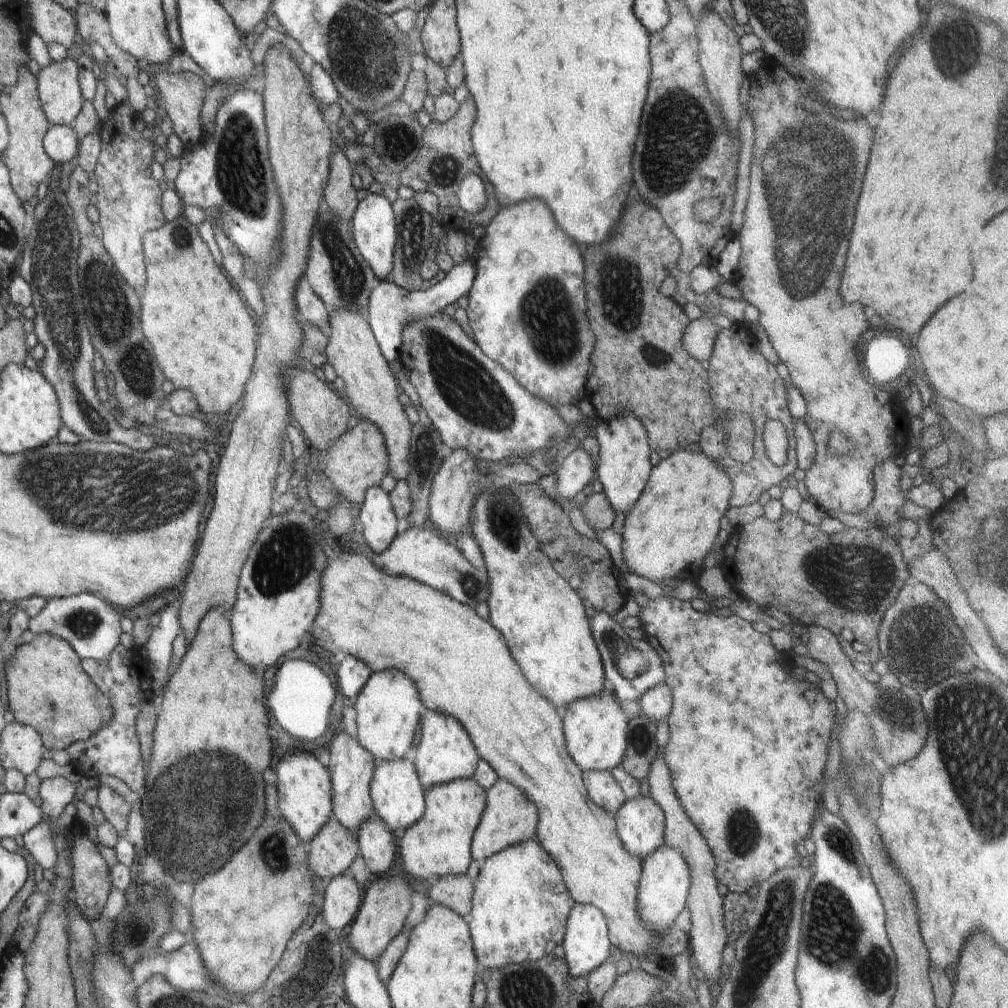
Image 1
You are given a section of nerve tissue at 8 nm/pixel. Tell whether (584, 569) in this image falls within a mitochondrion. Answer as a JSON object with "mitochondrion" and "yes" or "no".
{"mitochondrion":"yes"}

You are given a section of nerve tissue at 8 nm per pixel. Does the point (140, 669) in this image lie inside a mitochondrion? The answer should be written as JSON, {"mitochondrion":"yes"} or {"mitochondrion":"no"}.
{"mitochondrion":"no"}

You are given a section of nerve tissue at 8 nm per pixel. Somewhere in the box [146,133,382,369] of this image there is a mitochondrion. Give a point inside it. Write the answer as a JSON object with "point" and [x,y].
{"point":[348,276]}

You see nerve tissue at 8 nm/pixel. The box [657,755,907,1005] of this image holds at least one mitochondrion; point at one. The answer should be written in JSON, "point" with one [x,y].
{"point":[836,937]}

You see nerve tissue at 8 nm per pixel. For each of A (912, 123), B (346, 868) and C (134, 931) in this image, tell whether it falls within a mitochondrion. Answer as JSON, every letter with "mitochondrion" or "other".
{"A":"other","B":"other","C":"mitochondrion"}

